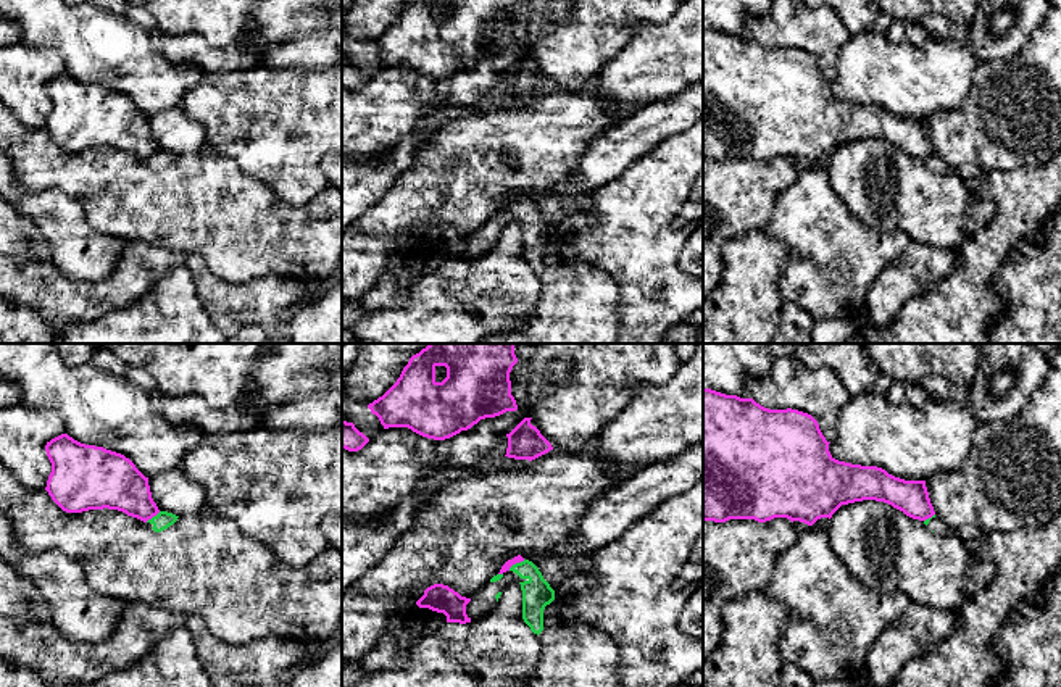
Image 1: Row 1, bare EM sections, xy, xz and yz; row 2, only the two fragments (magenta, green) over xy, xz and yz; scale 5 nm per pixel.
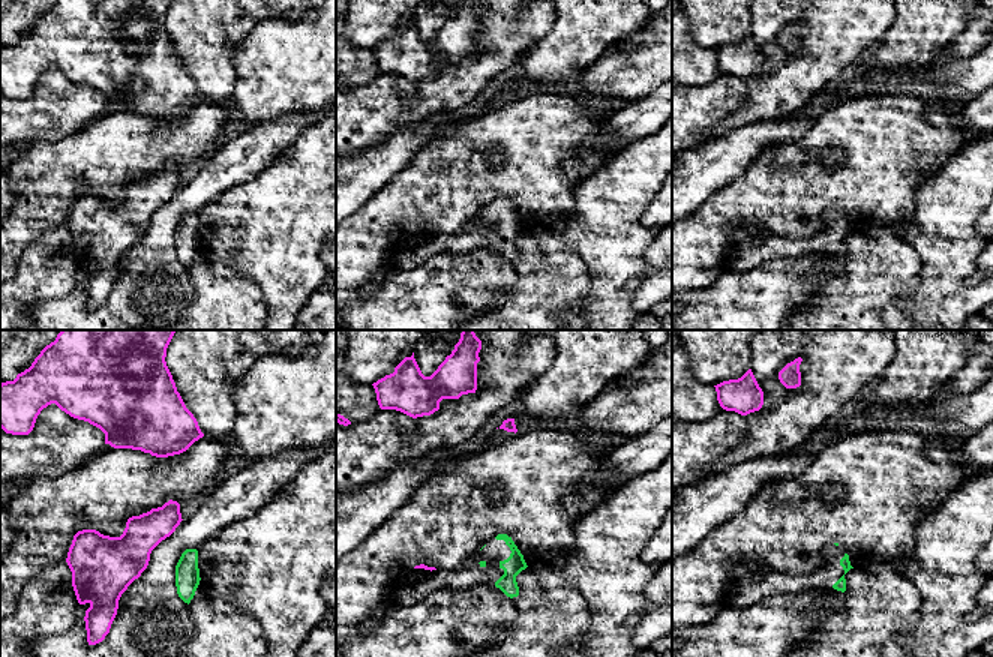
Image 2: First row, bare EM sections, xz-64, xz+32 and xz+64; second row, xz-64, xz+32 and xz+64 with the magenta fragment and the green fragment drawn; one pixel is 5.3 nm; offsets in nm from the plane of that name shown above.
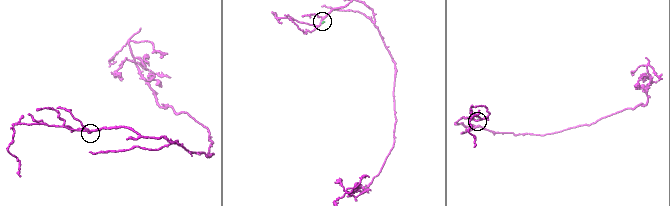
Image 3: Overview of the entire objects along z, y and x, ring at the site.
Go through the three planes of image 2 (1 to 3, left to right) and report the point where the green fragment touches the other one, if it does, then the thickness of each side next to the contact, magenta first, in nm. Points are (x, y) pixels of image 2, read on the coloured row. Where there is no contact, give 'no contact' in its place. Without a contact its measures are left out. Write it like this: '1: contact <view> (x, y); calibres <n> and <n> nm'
1: no contact
2: no contact
3: no contact

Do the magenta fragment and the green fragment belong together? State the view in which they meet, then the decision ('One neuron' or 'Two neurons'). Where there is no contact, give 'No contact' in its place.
Touches magenta in xz. Two neurons

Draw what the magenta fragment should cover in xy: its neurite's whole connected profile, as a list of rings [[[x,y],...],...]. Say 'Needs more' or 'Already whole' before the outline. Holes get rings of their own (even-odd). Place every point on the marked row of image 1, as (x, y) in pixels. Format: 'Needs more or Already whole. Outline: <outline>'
Already whole. Outline: [[[61,434],[45,445],[52,473],[45,490],[66,513],[118,510],[144,523],[160,513],[148,477],[121,453]]]

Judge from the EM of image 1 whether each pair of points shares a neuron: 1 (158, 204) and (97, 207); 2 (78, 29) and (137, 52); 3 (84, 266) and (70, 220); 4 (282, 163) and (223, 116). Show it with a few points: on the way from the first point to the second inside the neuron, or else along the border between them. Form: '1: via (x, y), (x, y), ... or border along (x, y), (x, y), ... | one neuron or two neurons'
1: via (144, 204), (112, 205) | one neuron
2: via (92, 42), (113, 52), (123, 52) | one neuron
3: via (81, 255), (70, 231) | one neuron
4: via (268, 149), (237, 118) | one neuron

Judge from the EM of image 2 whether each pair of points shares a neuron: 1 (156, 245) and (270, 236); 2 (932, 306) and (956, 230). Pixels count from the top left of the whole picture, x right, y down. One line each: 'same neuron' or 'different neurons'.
1: different neurons
2: same neuron

